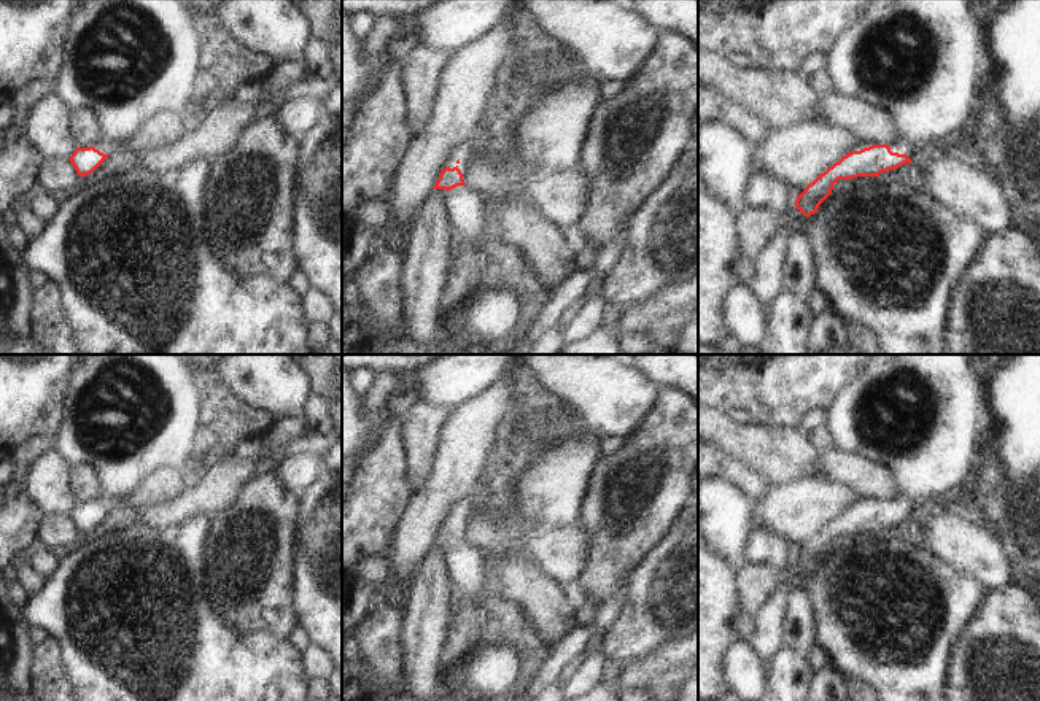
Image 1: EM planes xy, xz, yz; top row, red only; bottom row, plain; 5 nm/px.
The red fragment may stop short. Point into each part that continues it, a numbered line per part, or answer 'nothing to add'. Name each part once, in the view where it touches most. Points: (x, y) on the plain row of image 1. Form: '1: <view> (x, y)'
1: yz (926, 417)
2: yz (768, 622)

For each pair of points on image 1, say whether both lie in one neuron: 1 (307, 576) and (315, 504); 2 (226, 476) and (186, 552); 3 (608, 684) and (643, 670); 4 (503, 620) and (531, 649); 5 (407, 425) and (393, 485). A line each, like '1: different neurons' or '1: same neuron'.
1: same neuron
2: different neurons
3: same neuron
4: same neuron
5: different neurons

